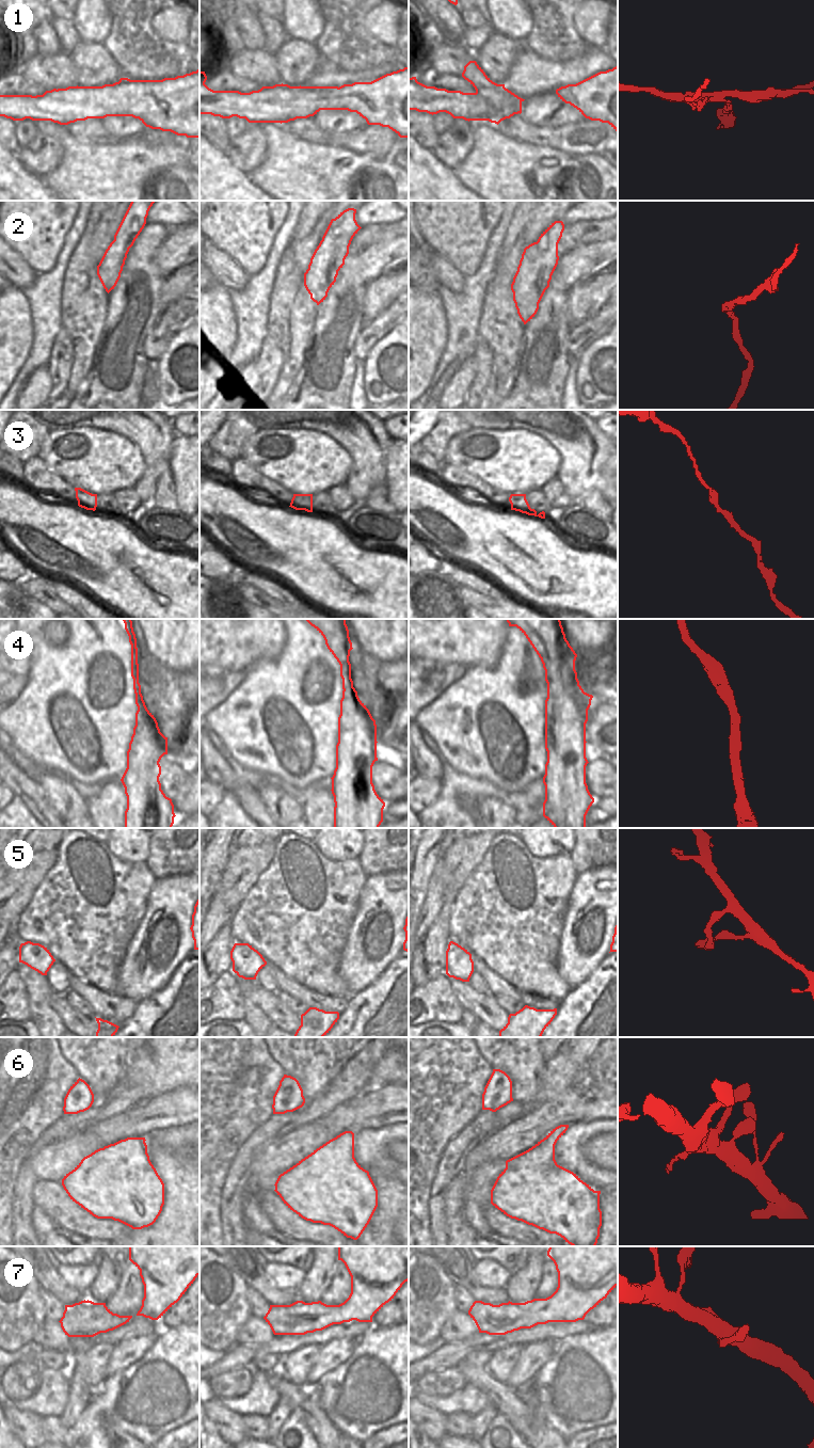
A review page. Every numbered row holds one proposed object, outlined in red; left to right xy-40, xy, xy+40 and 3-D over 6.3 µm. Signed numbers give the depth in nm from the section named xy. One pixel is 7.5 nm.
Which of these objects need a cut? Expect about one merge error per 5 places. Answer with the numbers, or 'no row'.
1

